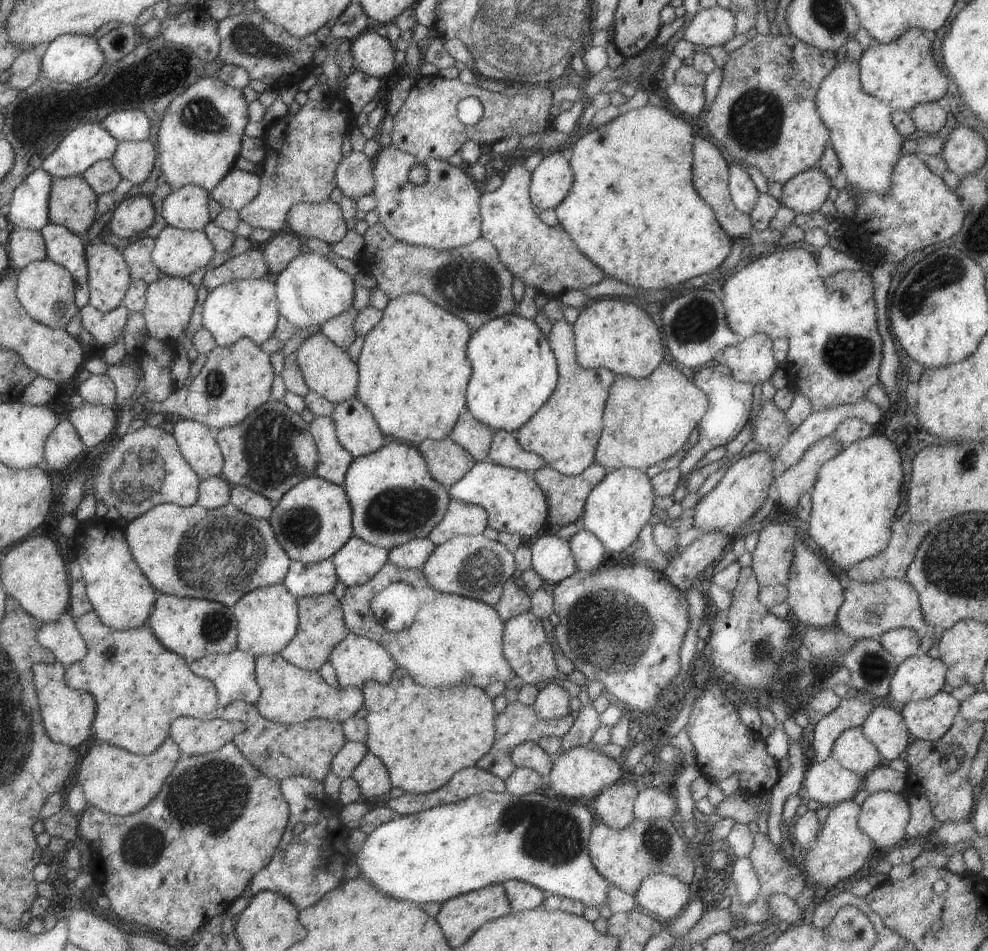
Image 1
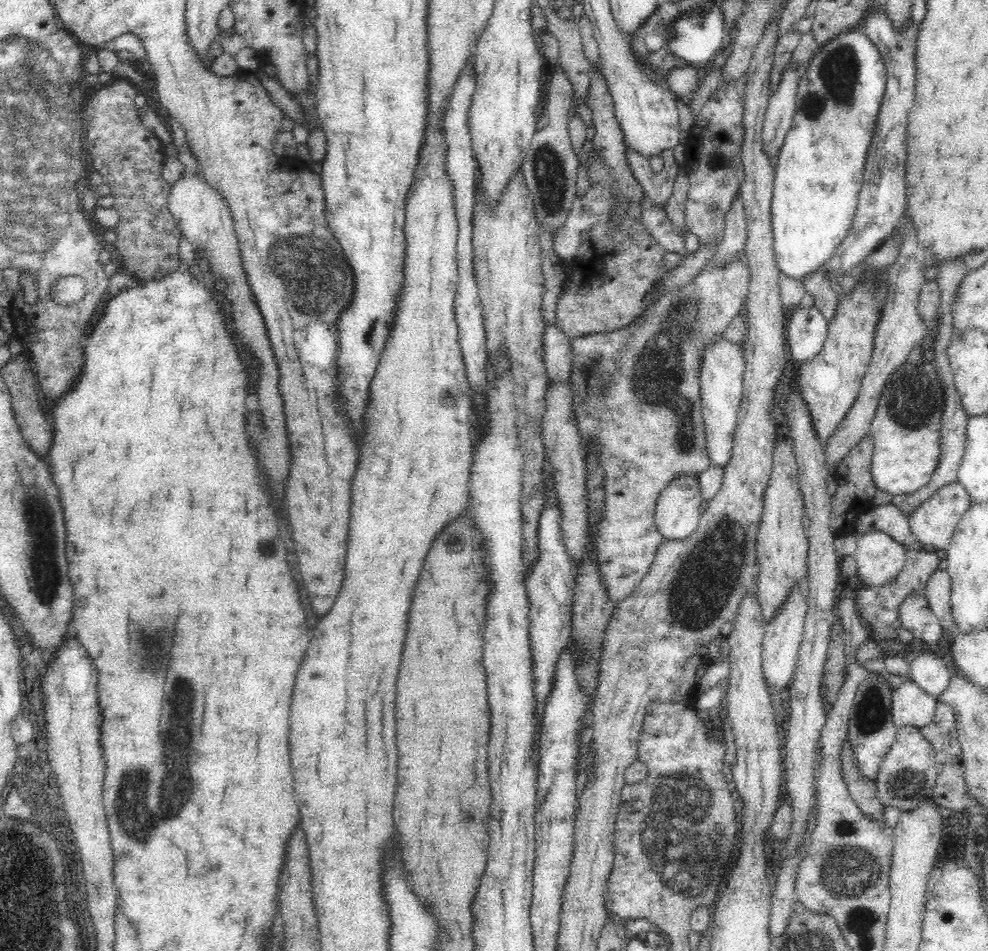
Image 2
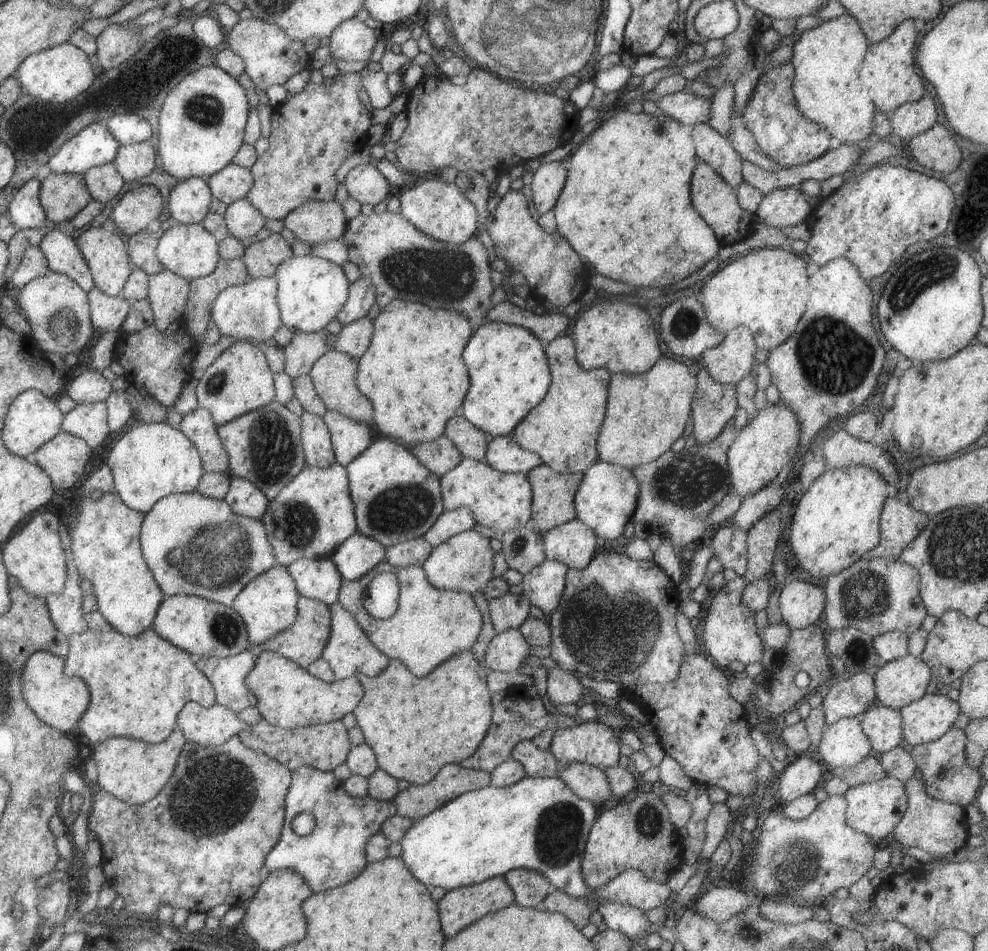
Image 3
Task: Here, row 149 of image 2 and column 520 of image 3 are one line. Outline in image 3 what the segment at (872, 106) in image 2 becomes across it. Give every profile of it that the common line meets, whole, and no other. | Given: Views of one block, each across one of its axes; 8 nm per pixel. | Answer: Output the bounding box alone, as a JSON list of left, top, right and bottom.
[399,776,599,900]

